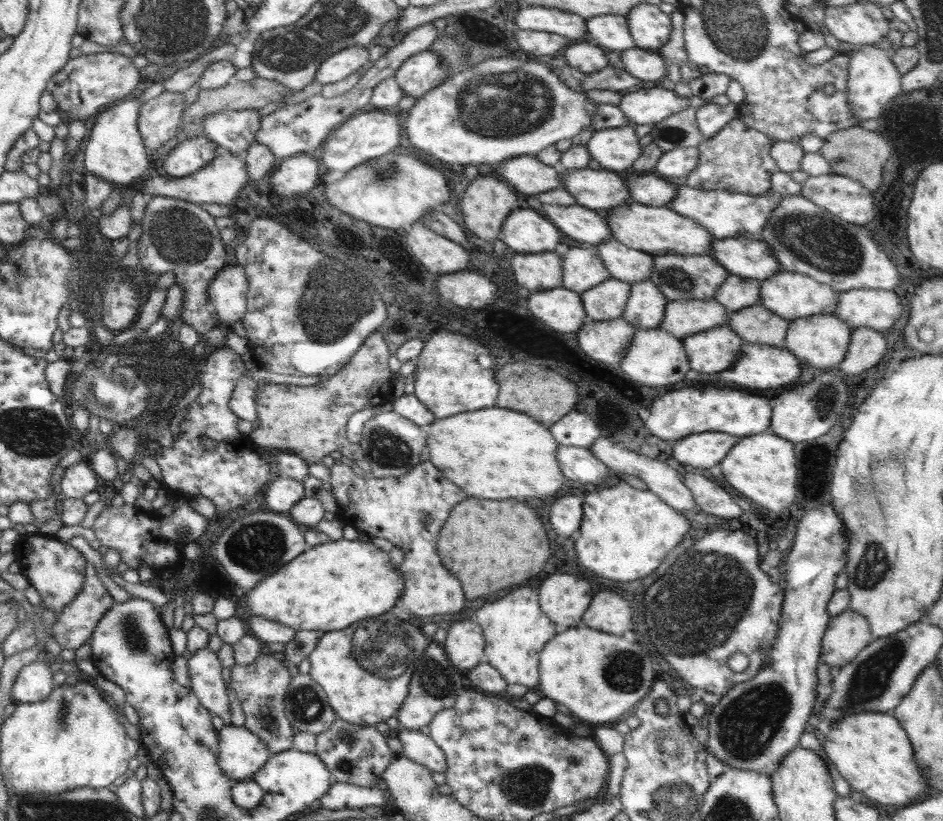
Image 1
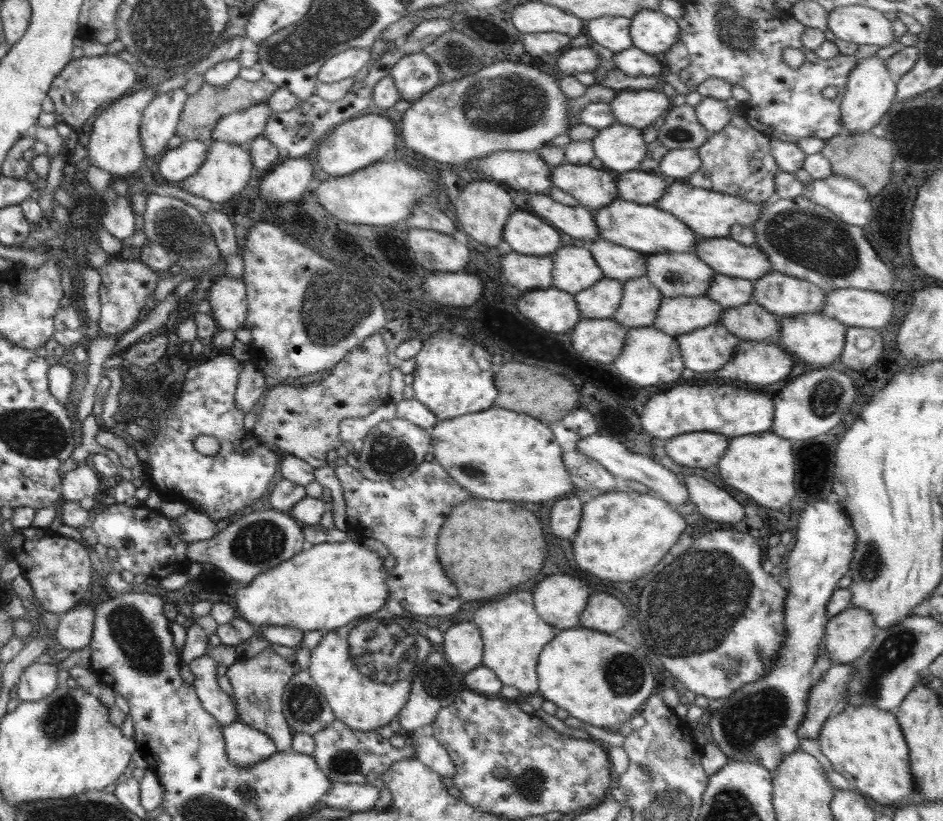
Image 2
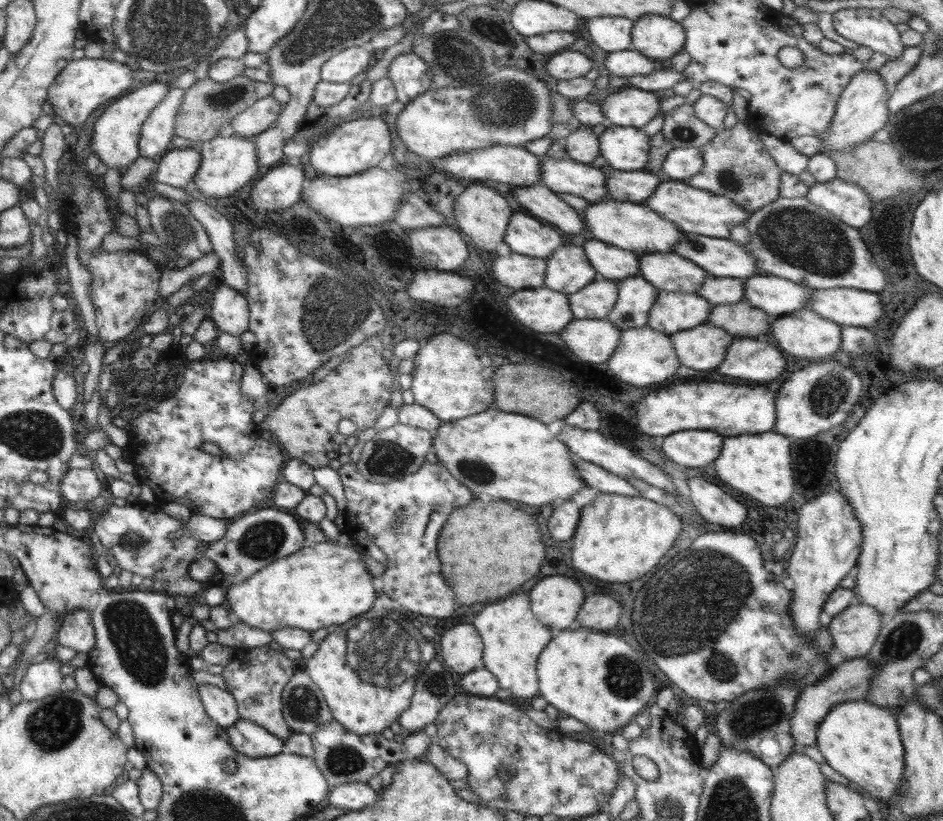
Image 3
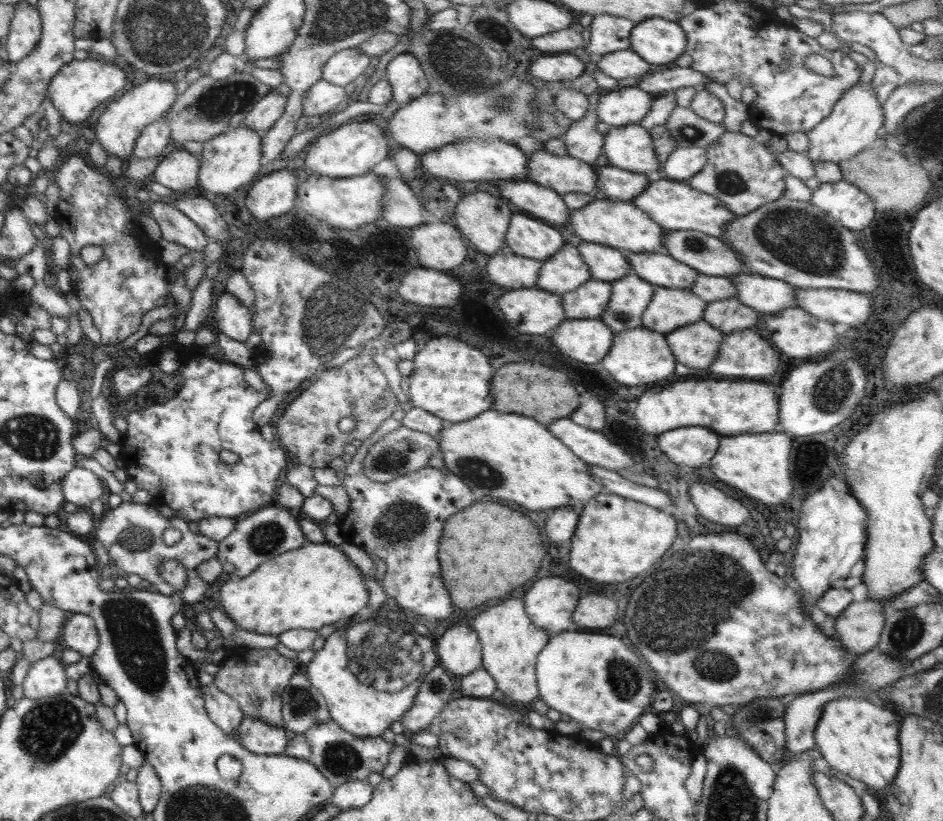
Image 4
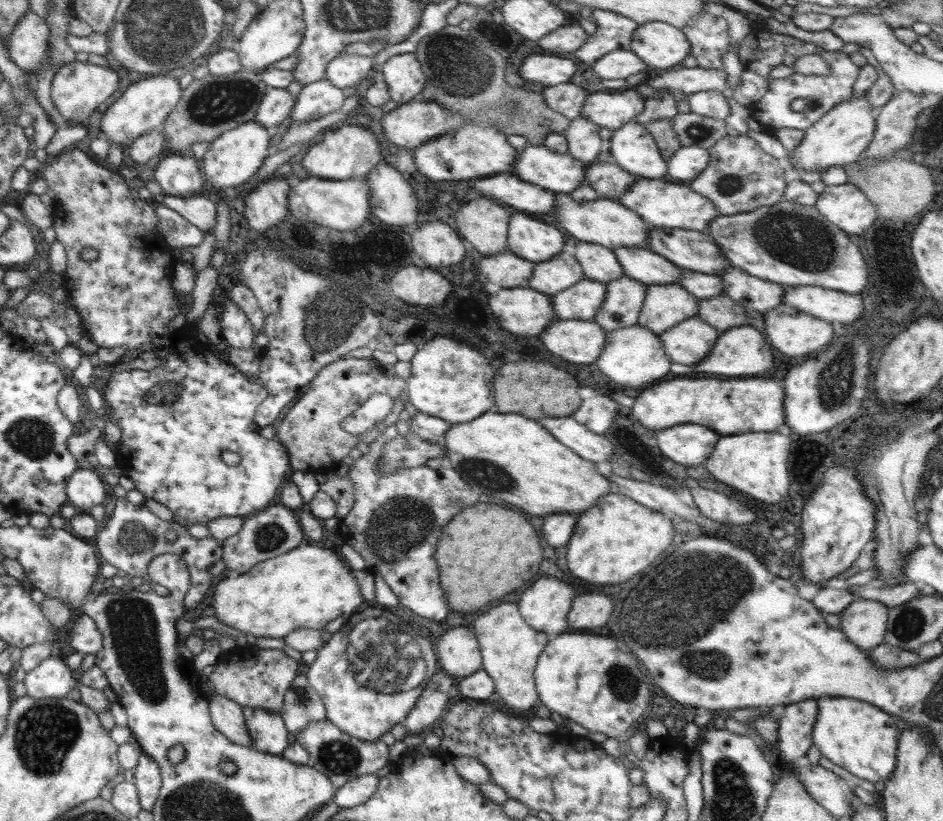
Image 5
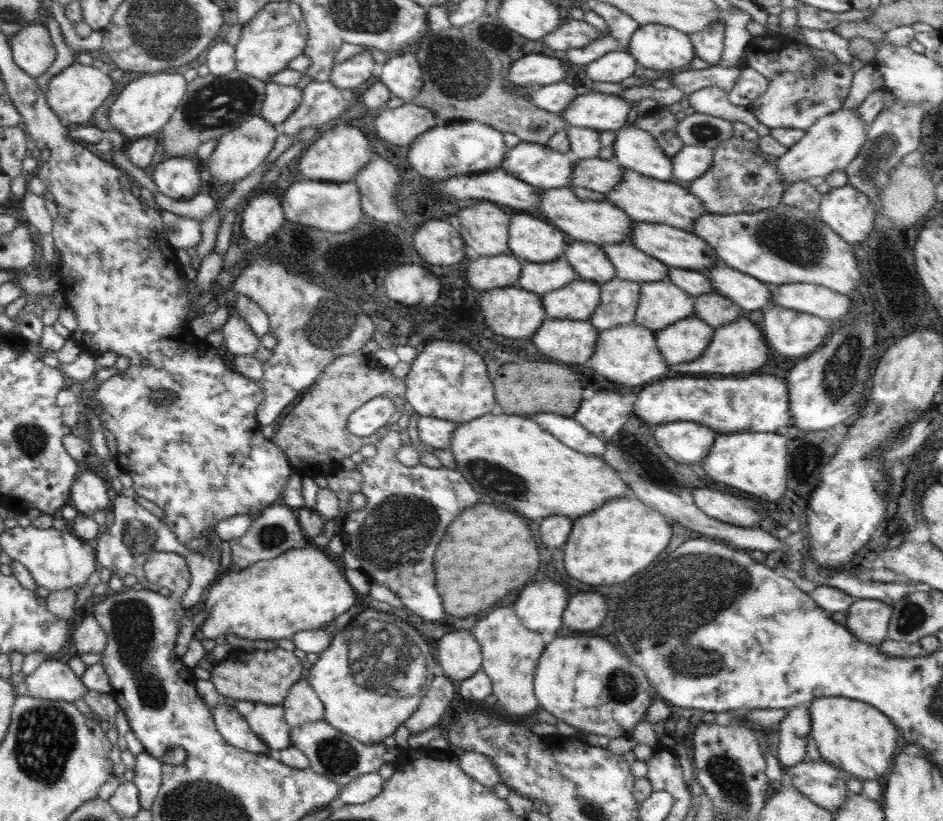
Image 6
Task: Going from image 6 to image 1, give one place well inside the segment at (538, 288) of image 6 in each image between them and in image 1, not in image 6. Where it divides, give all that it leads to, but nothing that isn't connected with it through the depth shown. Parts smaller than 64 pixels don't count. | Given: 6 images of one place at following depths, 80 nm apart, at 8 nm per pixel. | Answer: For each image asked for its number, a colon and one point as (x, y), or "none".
1: (582, 268)
2: (574, 269)
3: (568, 270)
4: (564, 271)
5: (562, 271)

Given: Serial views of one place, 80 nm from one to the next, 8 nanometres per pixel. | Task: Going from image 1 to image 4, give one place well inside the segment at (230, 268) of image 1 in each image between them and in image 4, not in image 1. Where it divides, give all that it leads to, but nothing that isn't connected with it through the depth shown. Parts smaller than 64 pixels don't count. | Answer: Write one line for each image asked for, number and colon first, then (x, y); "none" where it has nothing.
2: (228, 296)
3: (229, 311)
4: (230, 318)

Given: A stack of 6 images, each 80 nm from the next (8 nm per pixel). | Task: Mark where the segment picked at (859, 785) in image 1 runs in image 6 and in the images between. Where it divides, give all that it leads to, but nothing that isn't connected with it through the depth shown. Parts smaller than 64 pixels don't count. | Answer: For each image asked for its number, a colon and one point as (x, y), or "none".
2: (866, 745)
3: (862, 741)
4: (860, 738)
5: (862, 738)
6: (857, 738)

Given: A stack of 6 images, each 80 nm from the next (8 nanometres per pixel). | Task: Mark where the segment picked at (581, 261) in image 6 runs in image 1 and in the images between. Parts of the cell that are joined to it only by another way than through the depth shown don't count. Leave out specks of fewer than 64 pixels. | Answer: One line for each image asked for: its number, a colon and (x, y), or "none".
1: (624, 263)
2: (617, 262)
3: (613, 263)
4: (605, 263)
5: (599, 263)

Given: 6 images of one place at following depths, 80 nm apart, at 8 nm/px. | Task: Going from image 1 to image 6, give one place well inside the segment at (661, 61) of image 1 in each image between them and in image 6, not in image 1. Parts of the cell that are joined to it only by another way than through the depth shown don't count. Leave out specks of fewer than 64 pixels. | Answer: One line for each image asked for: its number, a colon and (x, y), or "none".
2: (633, 61)
3: (629, 62)
4: (626, 63)
5: (616, 64)
6: (615, 66)

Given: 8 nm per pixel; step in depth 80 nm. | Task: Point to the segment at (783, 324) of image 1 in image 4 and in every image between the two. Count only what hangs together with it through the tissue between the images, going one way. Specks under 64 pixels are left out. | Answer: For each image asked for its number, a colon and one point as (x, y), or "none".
2: (749, 322)
3: (741, 319)
4: (728, 316)

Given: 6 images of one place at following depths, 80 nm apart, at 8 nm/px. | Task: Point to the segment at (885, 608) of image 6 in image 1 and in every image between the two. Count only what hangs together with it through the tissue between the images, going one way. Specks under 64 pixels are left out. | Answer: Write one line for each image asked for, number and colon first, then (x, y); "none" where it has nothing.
1: (846, 634)
2: (847, 636)
3: (854, 631)
4: (859, 626)
5: (864, 622)

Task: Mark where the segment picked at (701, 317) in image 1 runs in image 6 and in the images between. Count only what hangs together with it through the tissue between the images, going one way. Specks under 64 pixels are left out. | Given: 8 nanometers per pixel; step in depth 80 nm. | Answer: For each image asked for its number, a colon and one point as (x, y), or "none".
2: (678, 315)
3: (672, 312)
4: (669, 309)
5: (665, 305)
6: (661, 303)

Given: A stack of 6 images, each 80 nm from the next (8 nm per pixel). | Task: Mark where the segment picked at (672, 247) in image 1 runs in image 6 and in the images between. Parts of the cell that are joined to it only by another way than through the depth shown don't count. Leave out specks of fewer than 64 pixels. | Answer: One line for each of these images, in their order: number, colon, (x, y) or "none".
2: (647, 229)
3: (631, 226)
4: (618, 224)
5: (607, 222)
6: (594, 222)

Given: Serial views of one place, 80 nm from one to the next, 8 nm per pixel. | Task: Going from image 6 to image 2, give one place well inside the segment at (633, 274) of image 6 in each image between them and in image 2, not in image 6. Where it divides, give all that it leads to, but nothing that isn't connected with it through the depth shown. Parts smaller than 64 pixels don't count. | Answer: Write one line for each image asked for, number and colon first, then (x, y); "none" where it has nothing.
2: (674, 274)
3: (669, 271)
4: (658, 268)
5: (641, 264)

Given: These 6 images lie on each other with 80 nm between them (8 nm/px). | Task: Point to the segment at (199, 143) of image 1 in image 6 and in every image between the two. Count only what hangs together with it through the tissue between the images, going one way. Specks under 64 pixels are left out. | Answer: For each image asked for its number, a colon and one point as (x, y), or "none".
2: (176, 164)
3: (177, 167)
4: (179, 171)
5: (178, 175)
6: (177, 177)

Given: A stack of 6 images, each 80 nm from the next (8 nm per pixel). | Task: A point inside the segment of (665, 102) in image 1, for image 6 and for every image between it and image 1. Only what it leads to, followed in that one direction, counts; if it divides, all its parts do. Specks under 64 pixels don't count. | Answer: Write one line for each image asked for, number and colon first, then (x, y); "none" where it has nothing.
2: (640, 108)
3: (629, 106)
4: (628, 105)
5: (607, 109)
6: (597, 110)

